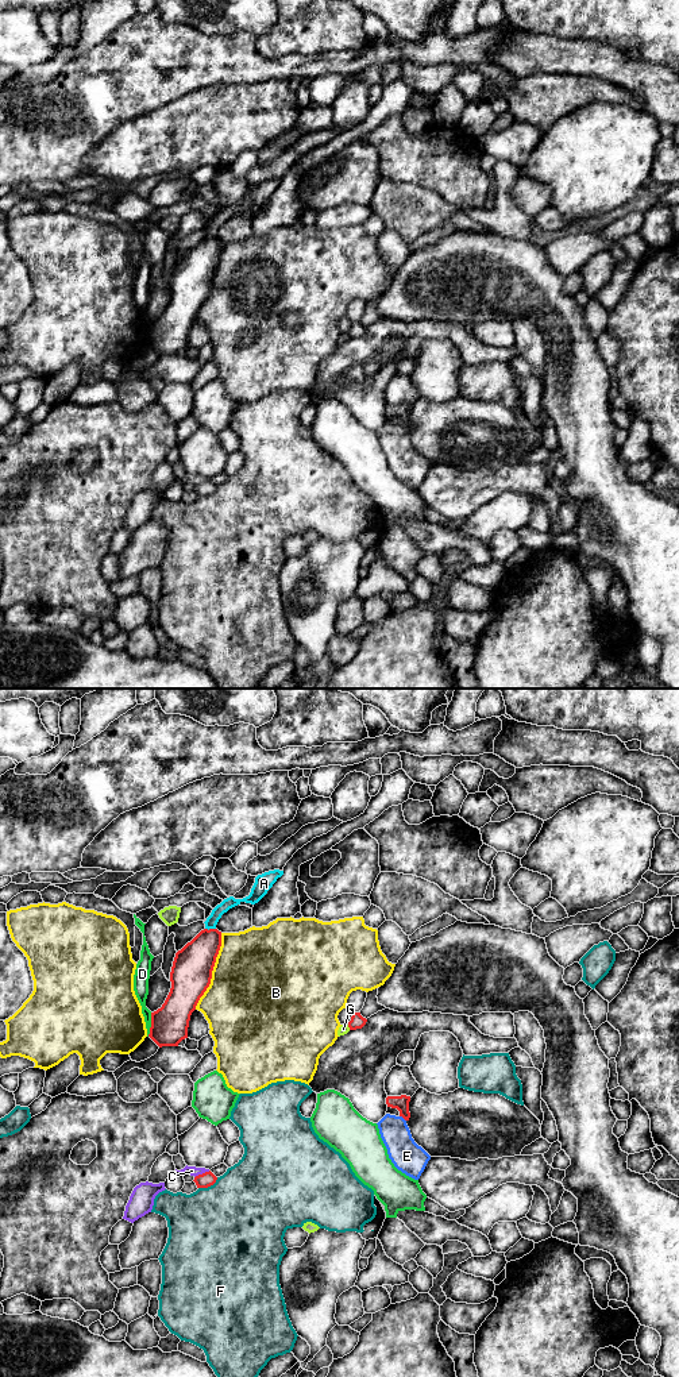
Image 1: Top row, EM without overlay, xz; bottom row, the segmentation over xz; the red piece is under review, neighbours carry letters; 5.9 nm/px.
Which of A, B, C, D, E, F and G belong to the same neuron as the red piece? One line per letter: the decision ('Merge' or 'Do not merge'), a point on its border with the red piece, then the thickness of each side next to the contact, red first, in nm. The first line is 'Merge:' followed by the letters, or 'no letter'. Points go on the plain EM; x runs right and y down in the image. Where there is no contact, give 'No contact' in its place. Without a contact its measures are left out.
Merge: no letter
A: Do not merge. Touches red at xz (211, 238). Thickness 240 nm (red) against 70 nm
B: Do not merge. Touches red at xz (212, 278). Thickness 240 nm (red) against 500 nm
C: Do not merge. Touches red at xz (201, 483). Thickness 90 nm (red) against 60 nm
D: Do not merge. Touches red at xz (151, 334). Thickness 220 nm (red) against 100 nm
E: Do not merge. Touches red at xz (402, 425). Thickness 90 nm (red) against 190 nm
F: Do not merge. Touches red at xz (208, 494). Thickness 90 nm (red) against 480 nm
G: Do not merge. Touches red at xz (348, 335). Thickness 80 nm (red) against 60 nm

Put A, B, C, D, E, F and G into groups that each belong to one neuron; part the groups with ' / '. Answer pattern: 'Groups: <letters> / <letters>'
Groups: A / B / C / D E / F / G

